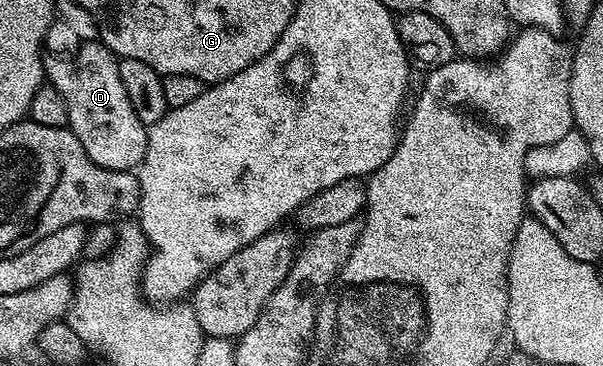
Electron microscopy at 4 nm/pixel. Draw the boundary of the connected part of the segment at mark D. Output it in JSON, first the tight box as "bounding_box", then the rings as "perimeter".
{"bounding_box":[45,42,149,172],"perimeter":[[[85,42],[80,45],[74,60],[60,60],[57,56],[46,55],[45,75],[48,83],[59,94],[63,94],[63,102],[67,102],[69,115],[68,129],[79,138],[83,150],[87,150],[87,158],[107,170],[123,170],[128,172],[140,165],[141,159],[147,154],[147,138],[149,129],[146,124],[139,122],[135,109],[127,99],[127,90],[123,90],[123,81],[119,78],[118,57],[114,56],[104,44],[100,42]]]}

